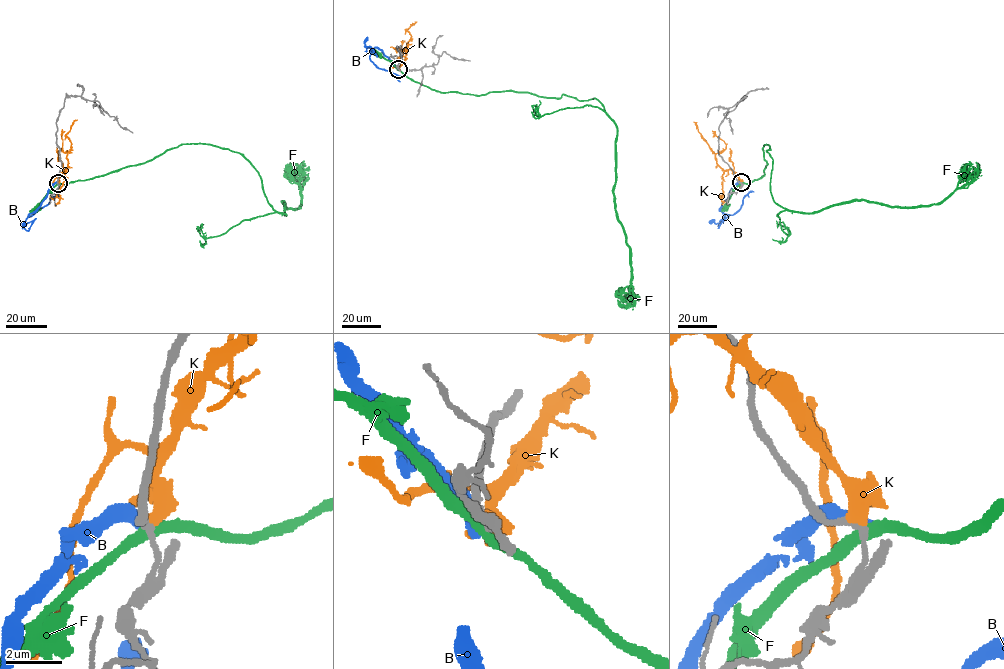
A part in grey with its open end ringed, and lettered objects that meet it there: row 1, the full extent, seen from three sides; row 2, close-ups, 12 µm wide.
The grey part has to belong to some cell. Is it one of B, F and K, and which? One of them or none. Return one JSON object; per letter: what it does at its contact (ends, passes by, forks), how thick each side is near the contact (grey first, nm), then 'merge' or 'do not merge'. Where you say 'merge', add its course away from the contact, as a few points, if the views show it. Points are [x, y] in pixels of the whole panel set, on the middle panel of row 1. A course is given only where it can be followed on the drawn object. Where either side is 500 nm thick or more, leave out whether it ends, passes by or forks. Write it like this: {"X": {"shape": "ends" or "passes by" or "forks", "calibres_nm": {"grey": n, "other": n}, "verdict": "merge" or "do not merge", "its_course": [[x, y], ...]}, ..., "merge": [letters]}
{"B": {"calibres_nm": {"grey": 260, "other": 600}, "verdict": "do not merge"}, "F": {"shape": "passes by", "calibres_nm": {"grey": 240, "other": 360}, "verdict": "do not merge"}, "K": {"calibres_nm": {"grey": 240, "other": 500}, "verdict": "merge", "its_course": [[398, 69], [411, 39], [406, 29], [416, 22]]}, "merge": ["K"]}

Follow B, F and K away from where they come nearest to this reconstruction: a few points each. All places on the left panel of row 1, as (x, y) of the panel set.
B: (57, 183), (28, 217), (59, 192)
F: (57, 184), (204, 144), (240, 153), (267, 202), (286, 215), (282, 201), (299, 207), (302, 184), (290, 162)
K: (58, 183), (58, 178), (66, 171), (67, 153), (71, 149), (66, 134), (77, 120)

